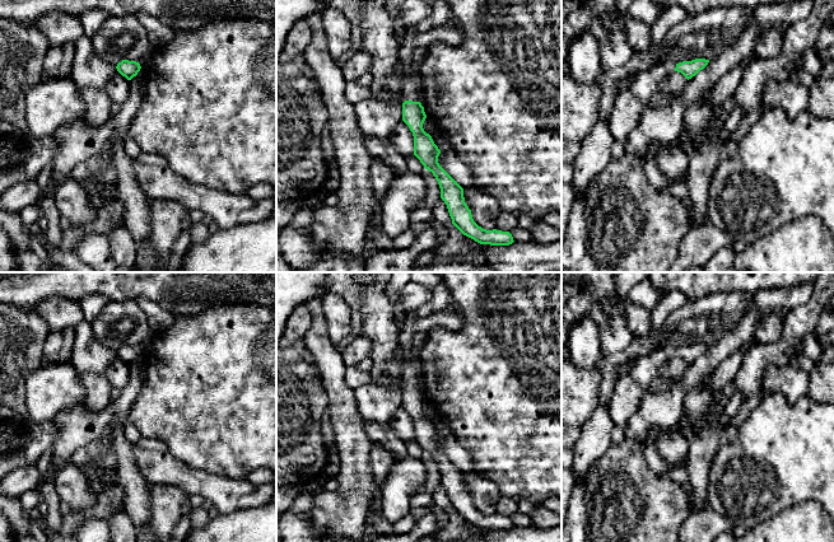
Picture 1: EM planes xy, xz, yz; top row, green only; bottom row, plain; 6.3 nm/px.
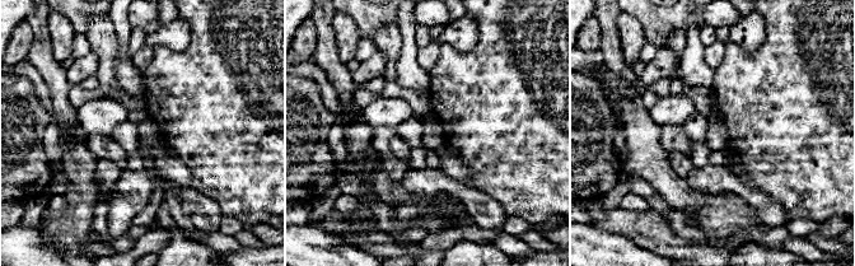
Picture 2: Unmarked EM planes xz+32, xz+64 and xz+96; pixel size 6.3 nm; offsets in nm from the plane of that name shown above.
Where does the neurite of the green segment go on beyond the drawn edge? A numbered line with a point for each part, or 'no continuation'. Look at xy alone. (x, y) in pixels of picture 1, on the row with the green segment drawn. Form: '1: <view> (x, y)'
no continuation

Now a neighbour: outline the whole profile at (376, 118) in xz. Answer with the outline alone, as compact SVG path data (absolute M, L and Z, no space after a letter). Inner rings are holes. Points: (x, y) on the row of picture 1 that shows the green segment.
M367 98L354 104L358 127L365 137L388 140L391 130L402 121L402 106Z

